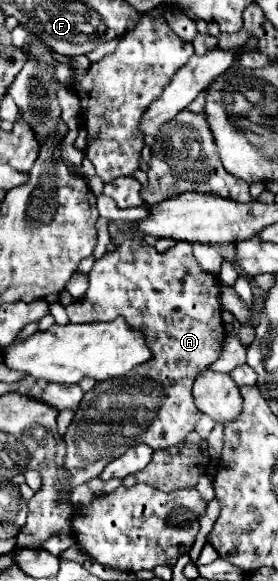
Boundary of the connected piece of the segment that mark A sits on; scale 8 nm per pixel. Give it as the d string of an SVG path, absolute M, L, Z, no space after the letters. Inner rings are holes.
M132 239L118 245L114 251L106 251L88 273L90 287L86 291L86 299L82 303L74 303L66 307L66 313L72 323L92 323L92 321L112 321L116 317L124 317L134 329L146 335L148 347L152 349L152 359L144 365L138 365L120 381L98 383L92 391L84 395L76 415L64 435L66 441L66 459L64 469L70 473L68 485L60 489L60 501L70 503L70 493L74 487L94 479L104 471L104 467L124 455L132 445L146 443L152 449L168 449L172 445L180 445L188 433L194 431L196 421L200 419L200 411L194 405L192 383L194 379L206 371L222 351L224 323L222 323L222 303L220 303L220 287L218 277L200 269L192 255L192 245L178 241L166 253L158 253L154 245L146 245L142 239Z

